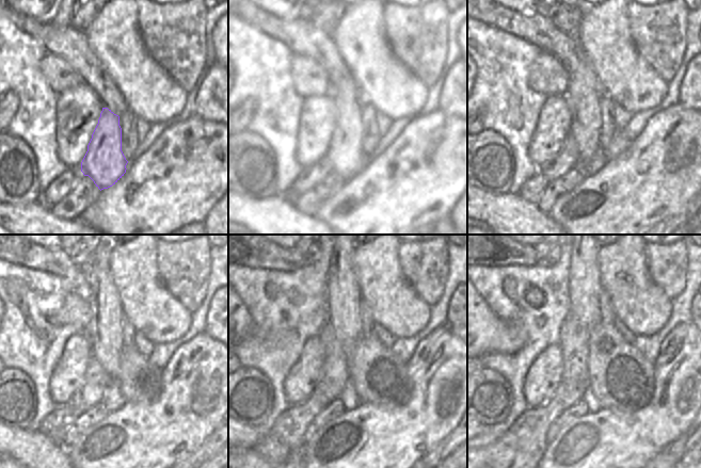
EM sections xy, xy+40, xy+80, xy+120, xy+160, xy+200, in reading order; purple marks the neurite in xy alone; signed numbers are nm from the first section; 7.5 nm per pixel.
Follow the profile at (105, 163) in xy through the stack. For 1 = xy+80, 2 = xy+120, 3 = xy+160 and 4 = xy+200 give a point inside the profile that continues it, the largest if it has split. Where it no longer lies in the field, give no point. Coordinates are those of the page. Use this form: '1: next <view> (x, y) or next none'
1: next xy+80 (584, 94)
2: next xy+120 (106, 329)
3: next xy+160 (343, 292)
4: next xy+200 (584, 286)

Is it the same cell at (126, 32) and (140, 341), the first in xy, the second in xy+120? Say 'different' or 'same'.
different

